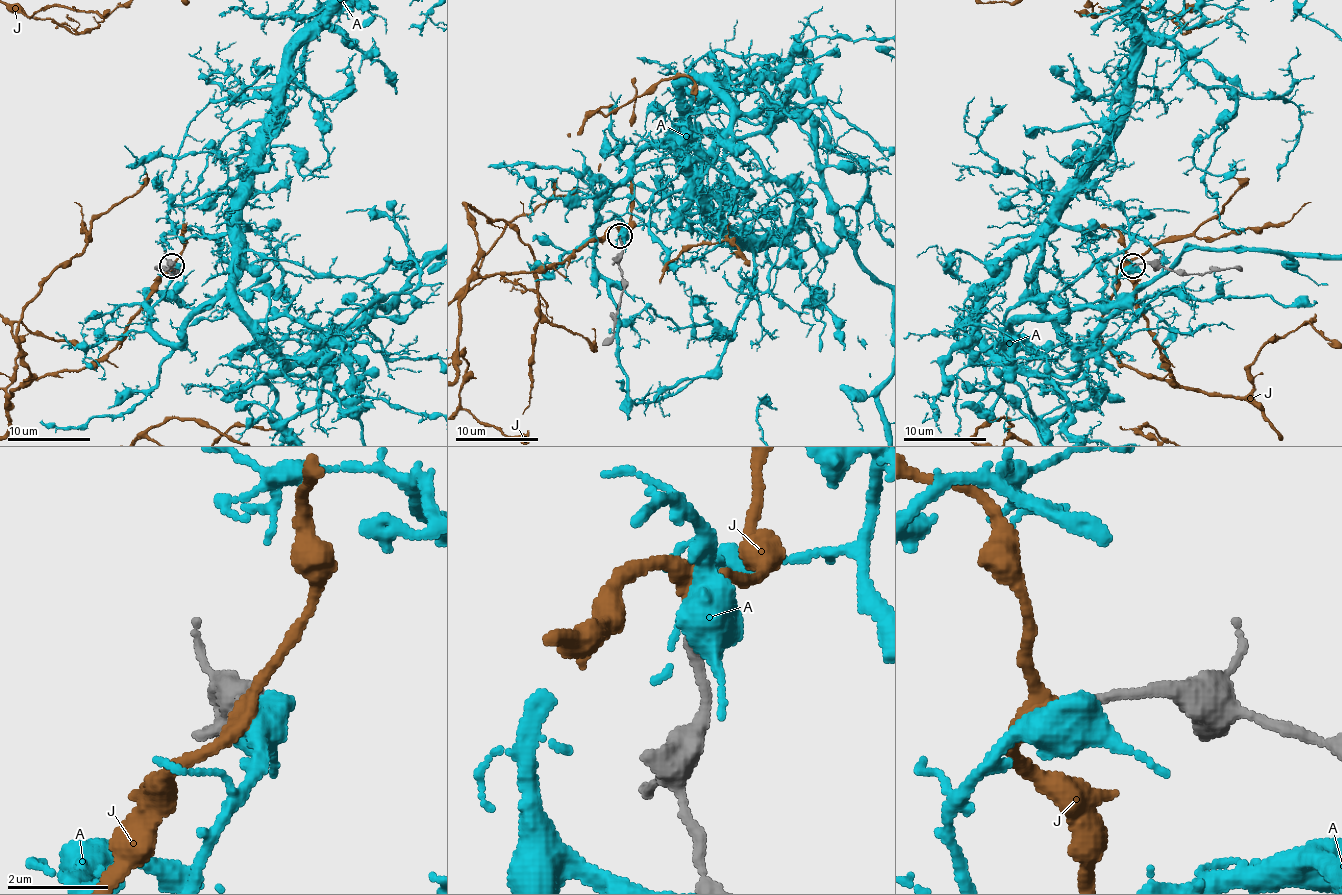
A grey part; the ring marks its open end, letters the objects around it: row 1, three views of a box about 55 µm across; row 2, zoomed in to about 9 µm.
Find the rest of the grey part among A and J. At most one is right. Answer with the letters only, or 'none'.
J

